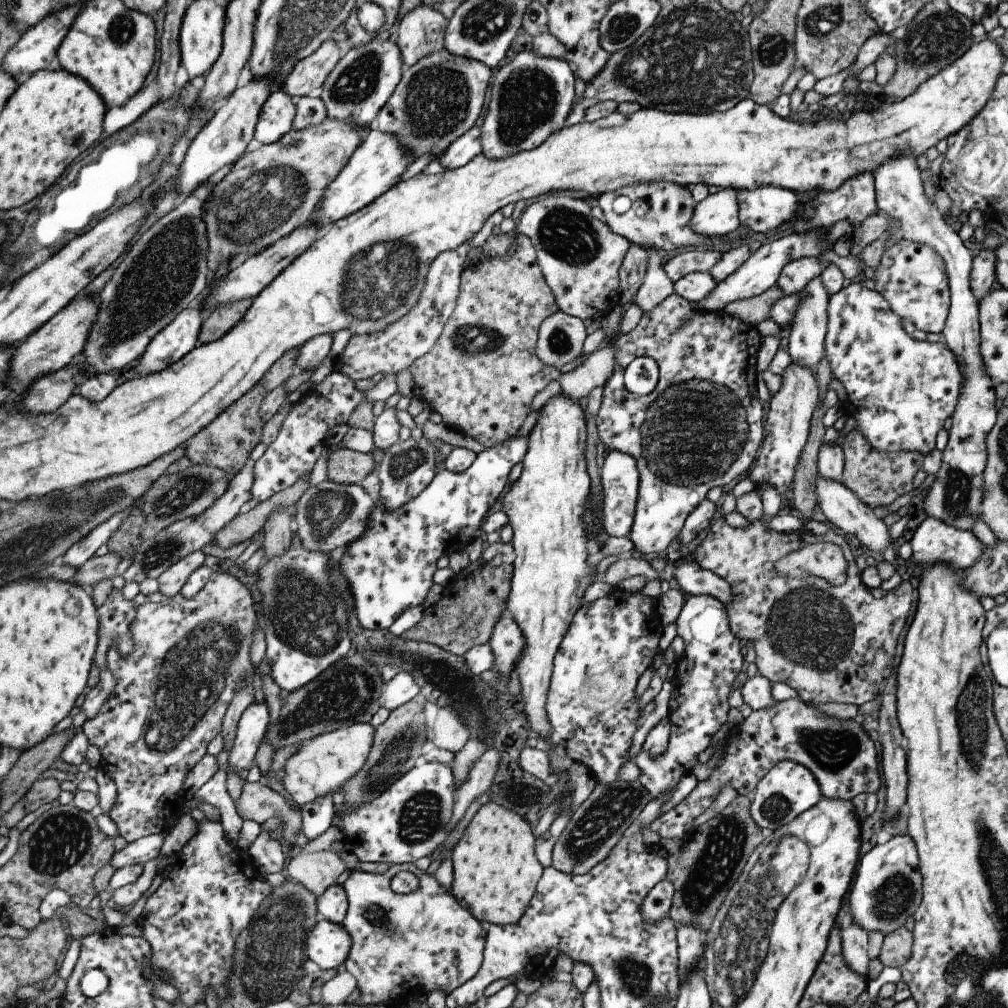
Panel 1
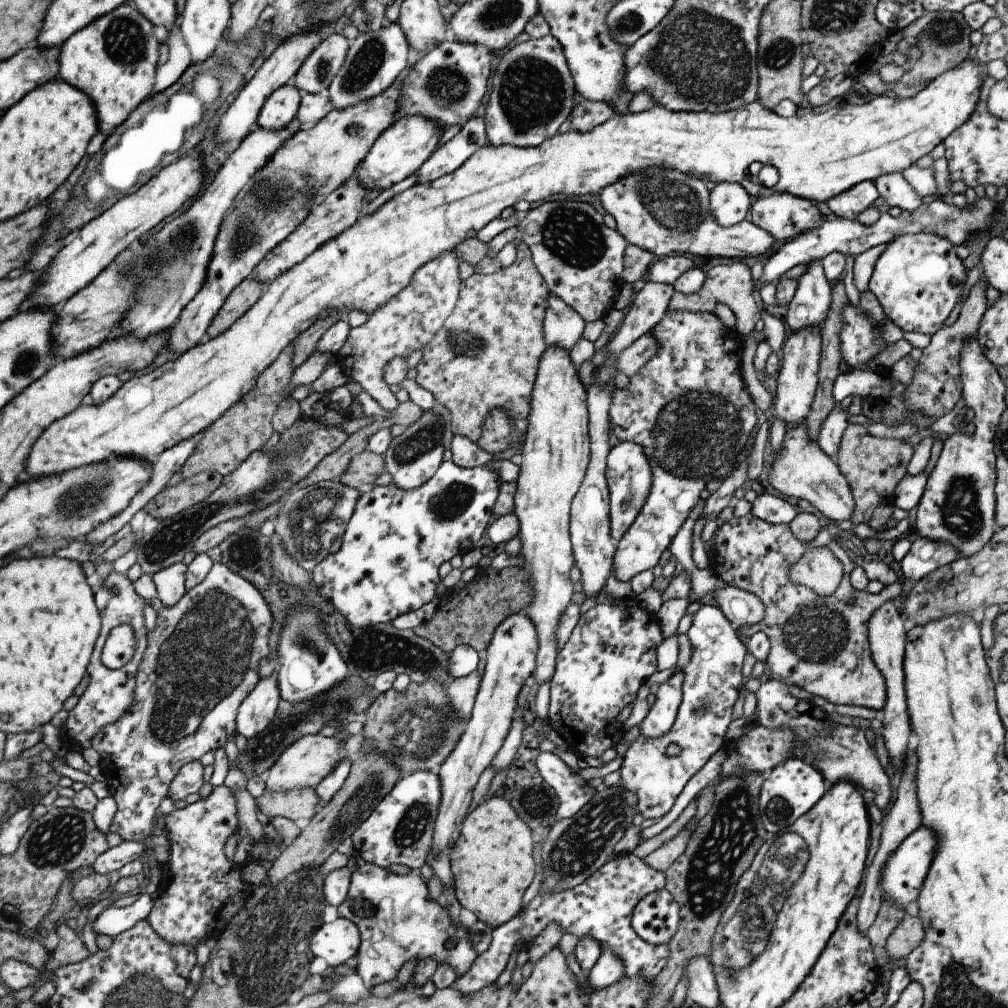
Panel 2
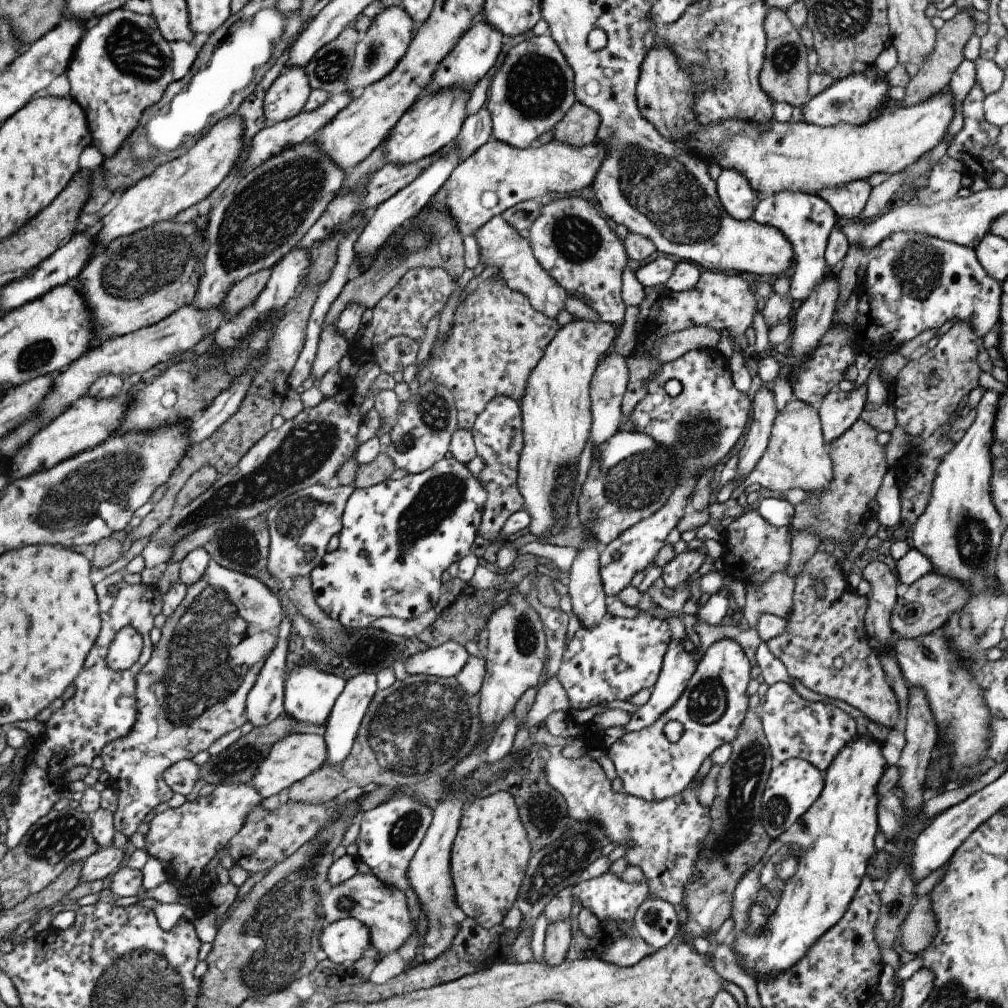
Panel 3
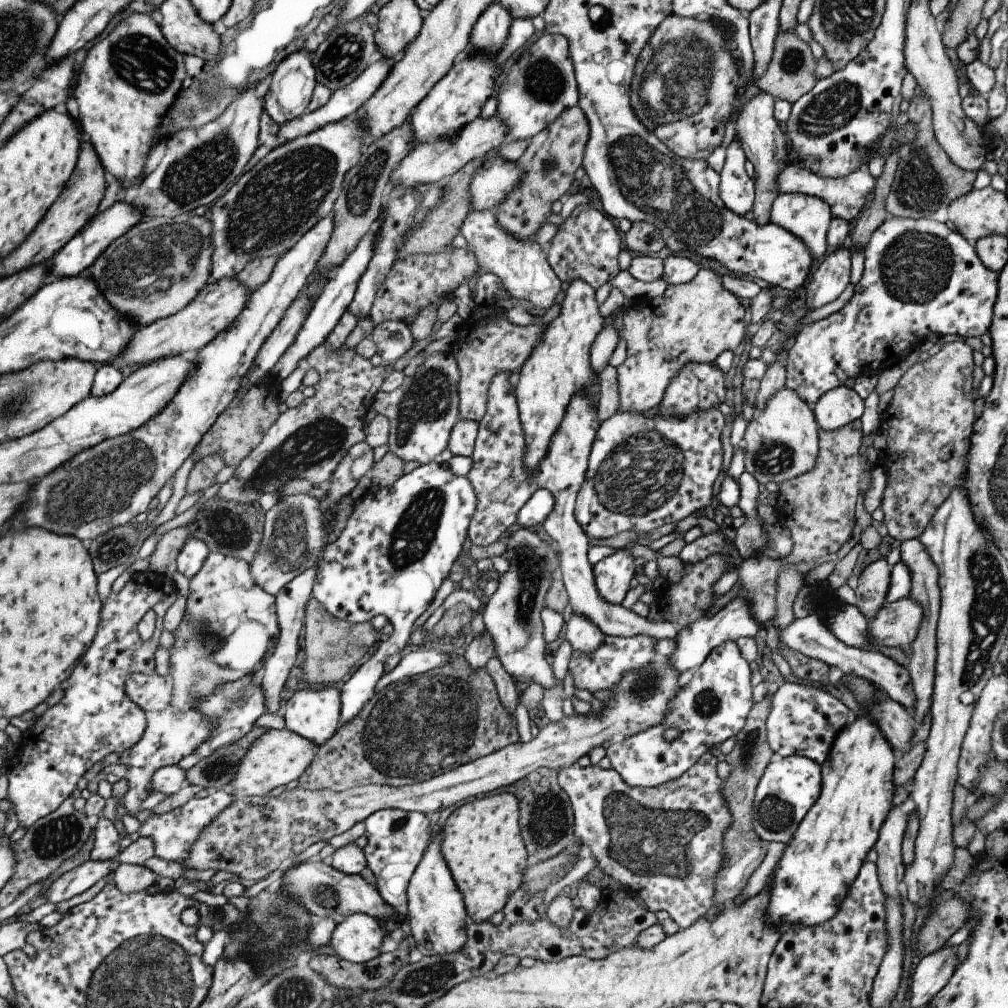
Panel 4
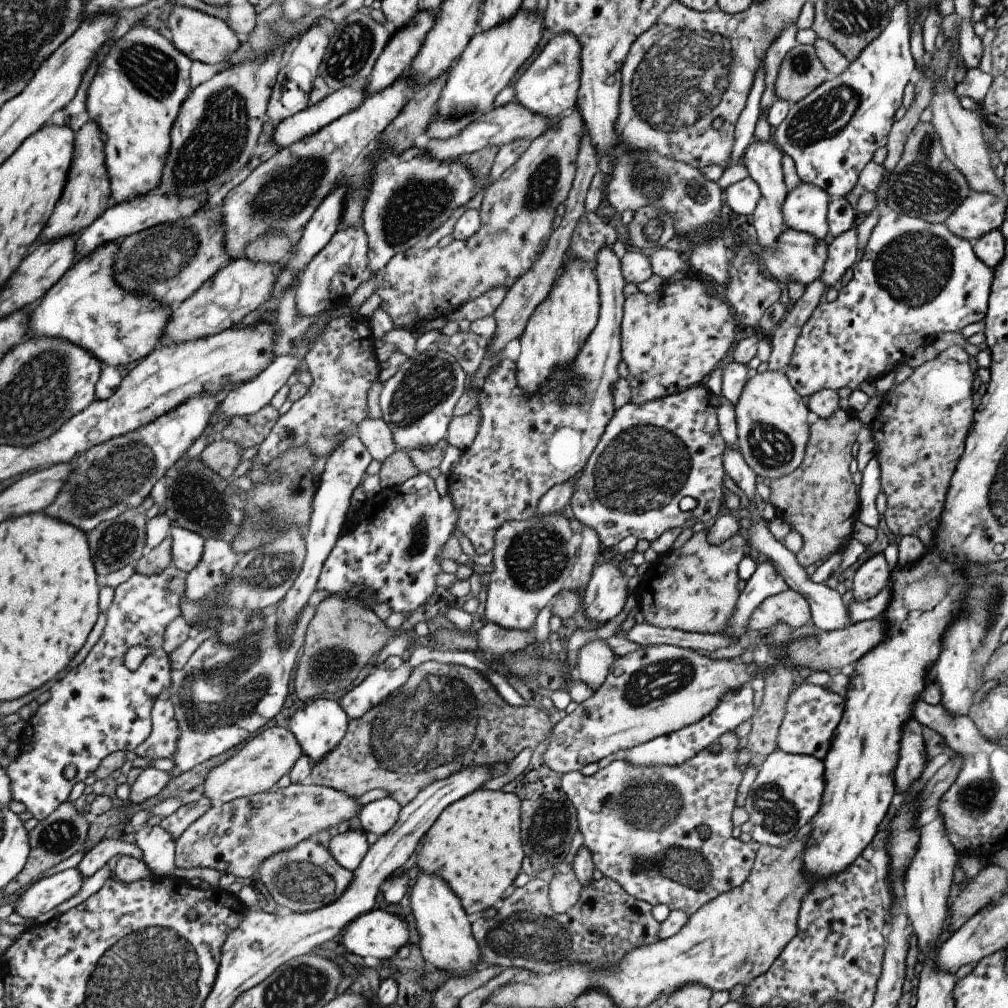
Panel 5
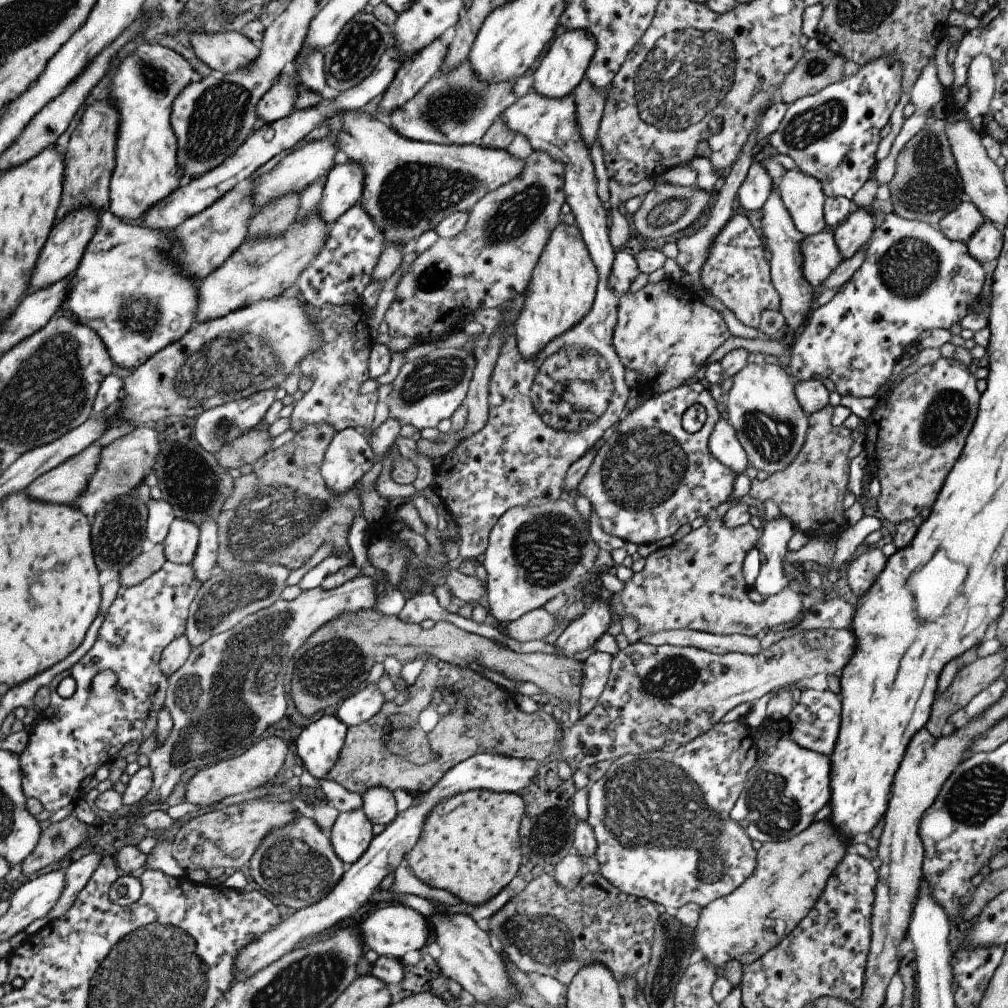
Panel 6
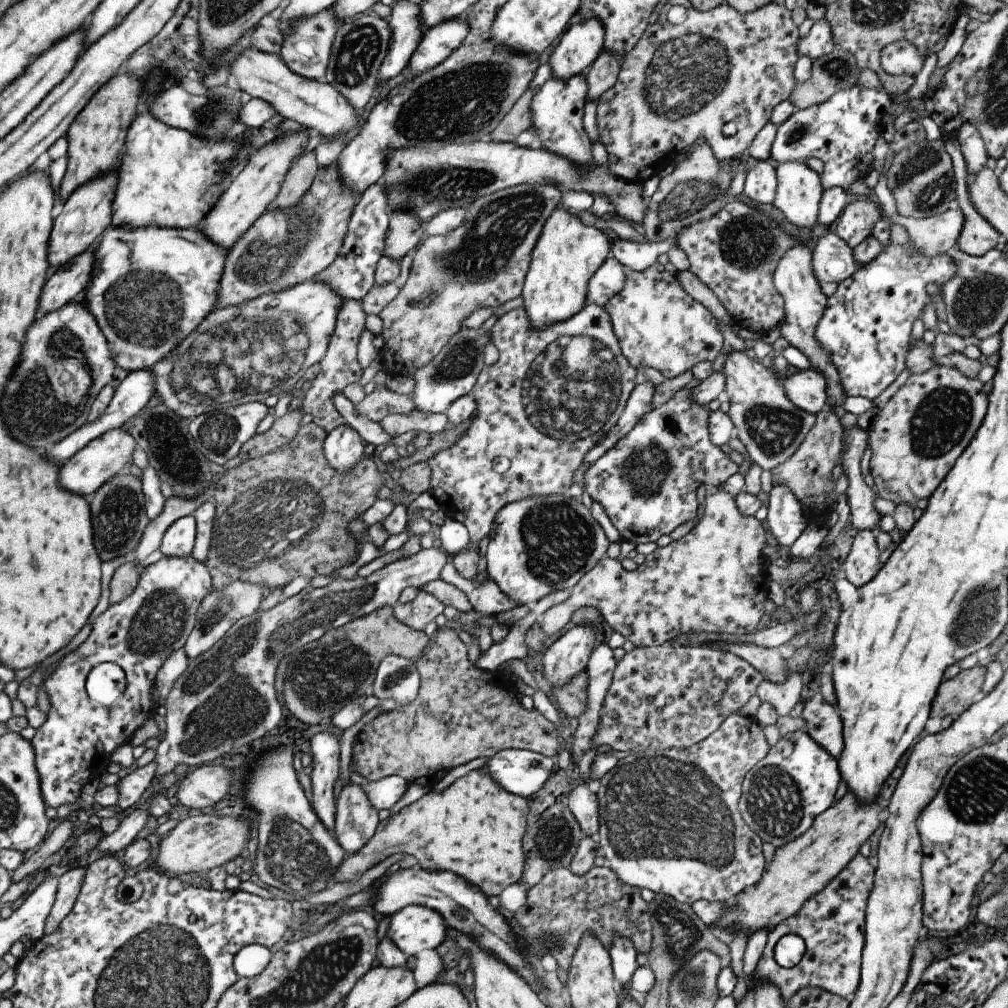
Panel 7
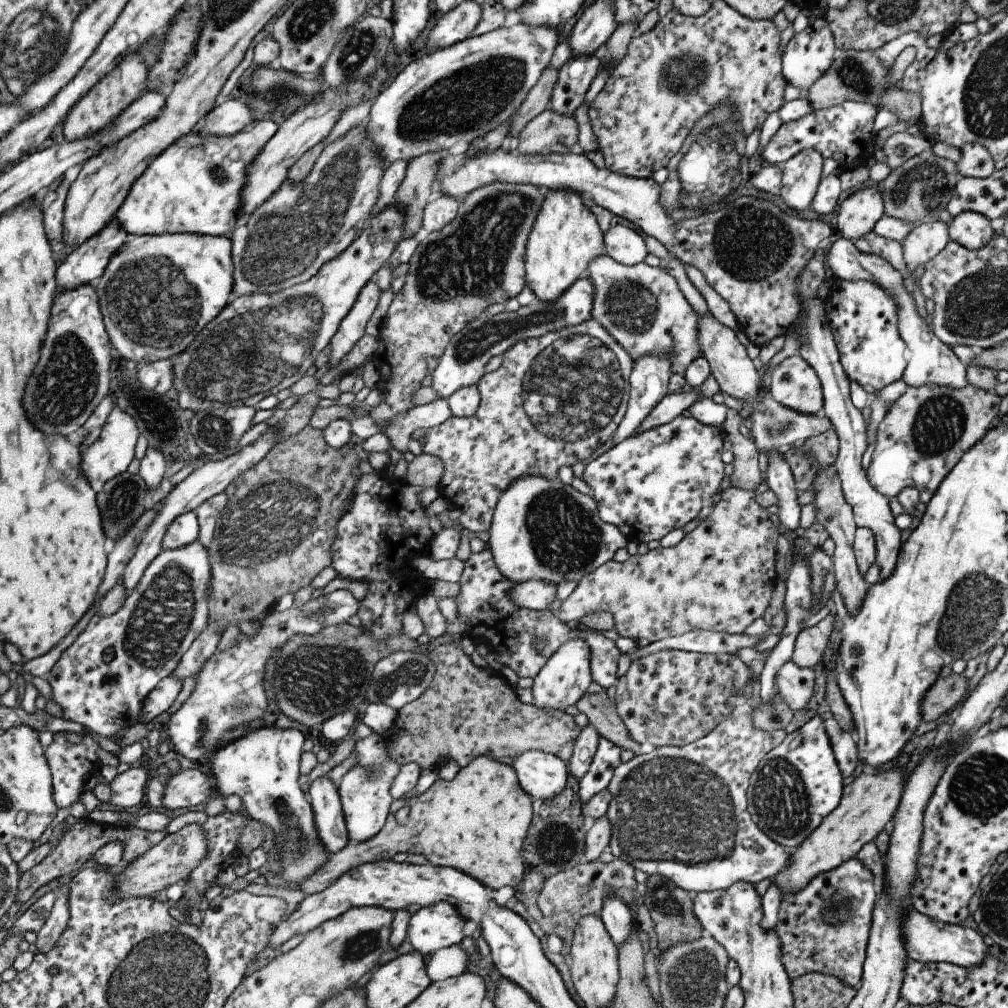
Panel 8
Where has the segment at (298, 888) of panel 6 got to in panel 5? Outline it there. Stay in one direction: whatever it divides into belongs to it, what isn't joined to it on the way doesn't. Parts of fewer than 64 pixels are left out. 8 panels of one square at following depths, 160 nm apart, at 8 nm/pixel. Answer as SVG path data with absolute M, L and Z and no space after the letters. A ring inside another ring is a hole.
M312 838L300 840L295 846L280 850L261 861L257 875L276 904L291 911L306 913L336 901L351 882L351 871L339 866L328 849Z

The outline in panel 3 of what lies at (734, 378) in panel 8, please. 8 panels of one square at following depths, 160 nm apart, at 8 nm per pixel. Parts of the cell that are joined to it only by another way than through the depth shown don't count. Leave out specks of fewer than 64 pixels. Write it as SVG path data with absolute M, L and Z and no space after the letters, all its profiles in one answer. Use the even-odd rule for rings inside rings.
M789 400L772 420L765 450L749 474L731 490L729 498L735 503L744 489L757 482L759 486L775 492L800 488L807 494L827 492L832 477L832 464L827 445L823 442L818 410L800 400Z

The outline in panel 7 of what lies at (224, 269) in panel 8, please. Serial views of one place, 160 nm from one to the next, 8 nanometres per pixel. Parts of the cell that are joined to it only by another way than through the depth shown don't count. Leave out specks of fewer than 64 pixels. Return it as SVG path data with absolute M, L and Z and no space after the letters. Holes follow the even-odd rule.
M110 225L93 245L93 252L93 268L80 298L91 310L115 365L123 370L150 369L175 349L217 307L217 291L227 250L211 242L197 228L124 229Z

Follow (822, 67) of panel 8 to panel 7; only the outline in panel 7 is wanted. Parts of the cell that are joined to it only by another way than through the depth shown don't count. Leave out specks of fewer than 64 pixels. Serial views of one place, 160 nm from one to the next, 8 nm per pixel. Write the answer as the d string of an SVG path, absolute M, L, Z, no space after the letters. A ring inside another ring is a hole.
M824 18L816 20L810 27L809 32L803 38L798 37L796 42L798 58L806 56L813 60L830 53L834 49L830 26Z

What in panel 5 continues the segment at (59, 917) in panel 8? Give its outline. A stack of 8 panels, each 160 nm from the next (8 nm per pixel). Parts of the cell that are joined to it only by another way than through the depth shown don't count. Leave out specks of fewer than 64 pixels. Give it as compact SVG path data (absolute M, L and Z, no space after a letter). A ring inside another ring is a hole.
M106 838L95 843L83 855L78 865L75 867L82 878L89 878L95 874L104 864L112 864L112 862L121 855L127 855L137 860L141 860L141 850L135 843L124 843L118 838Z

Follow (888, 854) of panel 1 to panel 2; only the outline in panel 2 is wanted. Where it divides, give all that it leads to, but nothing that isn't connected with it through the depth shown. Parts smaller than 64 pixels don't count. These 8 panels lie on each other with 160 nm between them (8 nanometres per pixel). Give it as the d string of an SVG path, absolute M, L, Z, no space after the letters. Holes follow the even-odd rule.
M919 826L903 840L894 852L891 853L883 867L882 878L880 879L883 891L882 900L887 899L890 903L903 908L911 900L916 900L921 885L927 876L933 854L935 854L935 846L937 846L937 838L925 826Z

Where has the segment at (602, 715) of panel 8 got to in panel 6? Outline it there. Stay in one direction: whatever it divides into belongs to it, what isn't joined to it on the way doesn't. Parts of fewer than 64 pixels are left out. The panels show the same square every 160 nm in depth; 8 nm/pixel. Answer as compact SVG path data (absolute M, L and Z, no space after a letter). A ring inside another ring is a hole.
M373 608L341 614L309 634L290 659L289 696L299 714L310 717L363 690L371 666L376 662L381 664L389 656L402 663L426 656L451 665L477 662L513 682L530 682L552 699L565 700L569 707L578 702L580 696L582 664L571 656L541 652L517 654L495 640L465 632L450 622L435 622L432 628L423 630L415 623L403 622L396 616L385 616Z

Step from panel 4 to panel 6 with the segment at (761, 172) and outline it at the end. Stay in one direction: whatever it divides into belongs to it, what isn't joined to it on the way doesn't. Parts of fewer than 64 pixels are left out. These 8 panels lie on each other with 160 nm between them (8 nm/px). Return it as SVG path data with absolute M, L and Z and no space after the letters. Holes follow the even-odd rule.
M772 187L769 196L763 206L761 206L761 230L763 234L764 249L769 256L769 277L773 288L777 290L779 296L779 311L783 316L784 323L791 331L790 335L798 334L803 325L803 320L808 316L811 306L812 287L803 279L801 274L801 252L799 252L799 242L803 240L801 235L794 228L793 222L779 198L777 188Z

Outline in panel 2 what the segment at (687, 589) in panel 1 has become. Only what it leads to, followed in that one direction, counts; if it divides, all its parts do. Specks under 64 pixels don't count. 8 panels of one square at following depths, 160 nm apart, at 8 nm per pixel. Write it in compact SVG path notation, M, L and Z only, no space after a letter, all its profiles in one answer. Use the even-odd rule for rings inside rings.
M730 585L715 591L707 600L717 604L733 628L757 624L764 617L760 598Z

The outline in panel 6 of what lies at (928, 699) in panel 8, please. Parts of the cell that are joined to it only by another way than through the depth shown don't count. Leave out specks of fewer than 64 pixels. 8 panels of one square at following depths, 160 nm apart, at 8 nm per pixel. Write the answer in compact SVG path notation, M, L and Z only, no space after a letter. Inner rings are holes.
M1001 651L986 657L977 657L961 666L946 690L936 695L932 702L929 718L924 724L926 731L939 738L943 734L943 722L956 710L962 709L979 691L1001 677L1005 658Z

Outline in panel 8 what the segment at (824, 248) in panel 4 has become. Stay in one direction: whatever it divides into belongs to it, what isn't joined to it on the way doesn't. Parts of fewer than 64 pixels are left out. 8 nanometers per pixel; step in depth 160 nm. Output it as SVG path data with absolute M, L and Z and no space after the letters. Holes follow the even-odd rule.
M803 149L778 165L782 172L778 195L789 208L801 212L810 207L821 178L822 160L818 150Z

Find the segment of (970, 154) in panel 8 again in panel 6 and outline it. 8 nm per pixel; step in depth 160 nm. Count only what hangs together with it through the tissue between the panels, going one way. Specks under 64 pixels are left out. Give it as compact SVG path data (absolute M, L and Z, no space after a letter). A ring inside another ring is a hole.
M985 54L973 56L967 70L965 86L969 90L969 100L964 106L965 120L971 124L971 128L982 133L982 121L994 88L994 74L991 72L991 60Z

